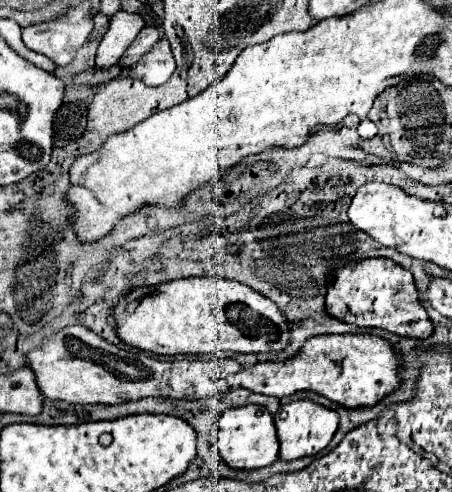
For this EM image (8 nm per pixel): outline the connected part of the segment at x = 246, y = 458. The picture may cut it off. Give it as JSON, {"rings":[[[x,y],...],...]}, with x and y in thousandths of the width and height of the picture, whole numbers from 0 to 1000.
{"rings":[[[540,825],[540,829],[504,829],[482,854],[482,870],[473,878],[473,911],[487,915],[491,931],[509,951],[522,955],[566,955],[606,943],[619,927],[619,898],[611,882],[611,862],[602,841],[575,825]]]}

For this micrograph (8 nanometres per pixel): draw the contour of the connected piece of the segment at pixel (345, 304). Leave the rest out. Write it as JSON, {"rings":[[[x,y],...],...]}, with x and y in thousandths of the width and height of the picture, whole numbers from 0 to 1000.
{"rings":[[[814,524],[788,537],[770,537],[739,553],[739,569],[726,577],[721,602],[726,638],[788,663],[827,663],[881,683],[947,687],[960,675],[960,659],[947,646],[925,606],[916,561],[858,524]]]}

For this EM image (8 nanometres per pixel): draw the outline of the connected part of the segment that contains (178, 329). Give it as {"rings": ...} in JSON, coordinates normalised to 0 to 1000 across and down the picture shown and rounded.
{"rings":[[[398,565],[354,577],[354,585],[345,589],[341,585],[319,589],[314,598],[319,602],[310,606],[296,606],[296,593],[270,602],[261,622],[252,626],[252,646],[265,691],[319,715],[385,724],[385,720],[478,720],[513,711],[531,720],[566,720],[566,715],[624,715],[642,699],[642,659],[624,638],[624,630],[602,610],[531,573],[487,565]]]}

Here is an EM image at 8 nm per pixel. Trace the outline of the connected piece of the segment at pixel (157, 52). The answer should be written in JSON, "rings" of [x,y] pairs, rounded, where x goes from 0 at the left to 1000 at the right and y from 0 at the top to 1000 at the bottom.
{"rings":[[[354,77],[354,85],[314,118],[314,126],[301,130],[296,154],[327,175],[354,175],[381,154],[385,138],[389,130],[376,106],[376,89],[363,77]]]}

